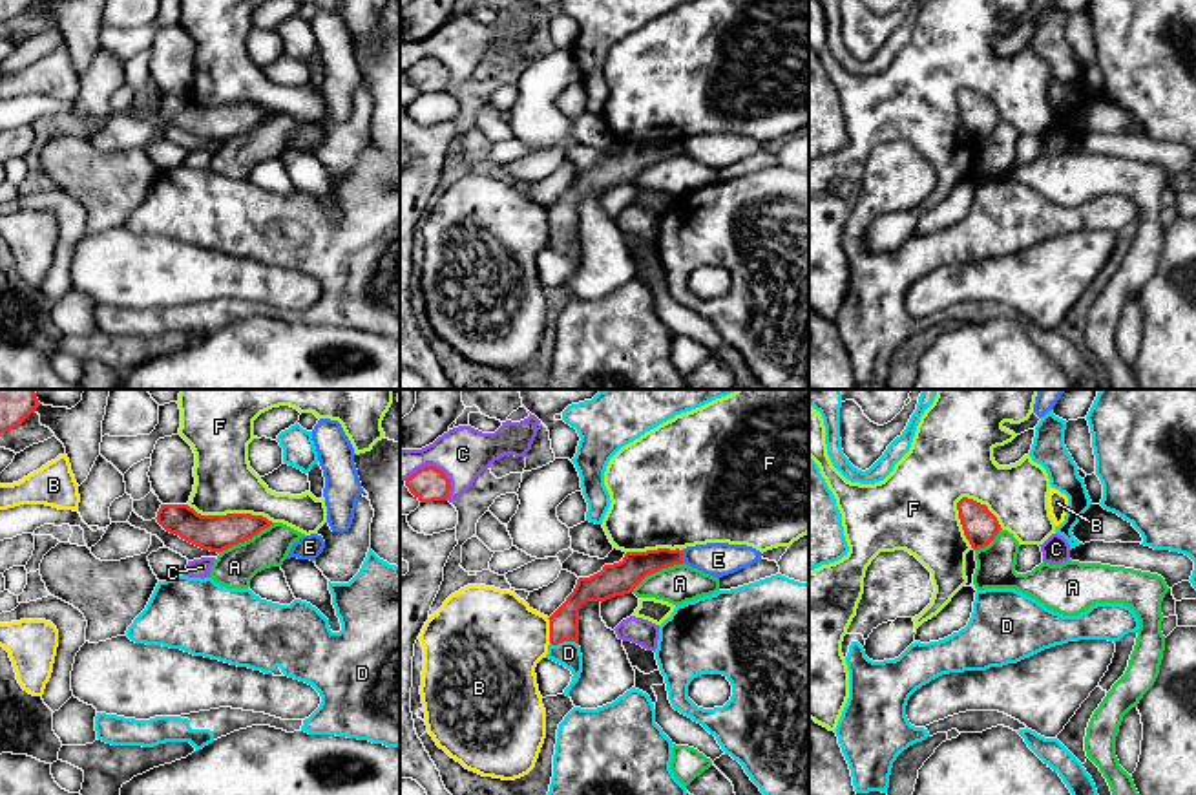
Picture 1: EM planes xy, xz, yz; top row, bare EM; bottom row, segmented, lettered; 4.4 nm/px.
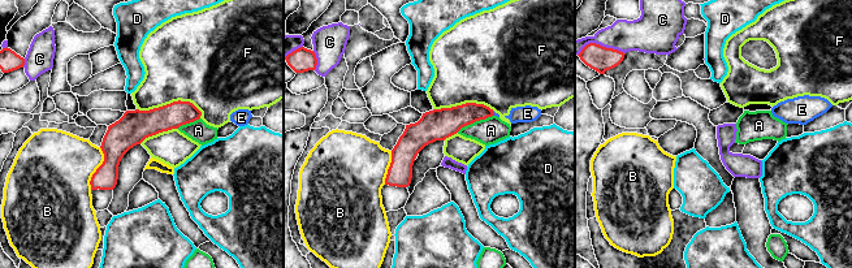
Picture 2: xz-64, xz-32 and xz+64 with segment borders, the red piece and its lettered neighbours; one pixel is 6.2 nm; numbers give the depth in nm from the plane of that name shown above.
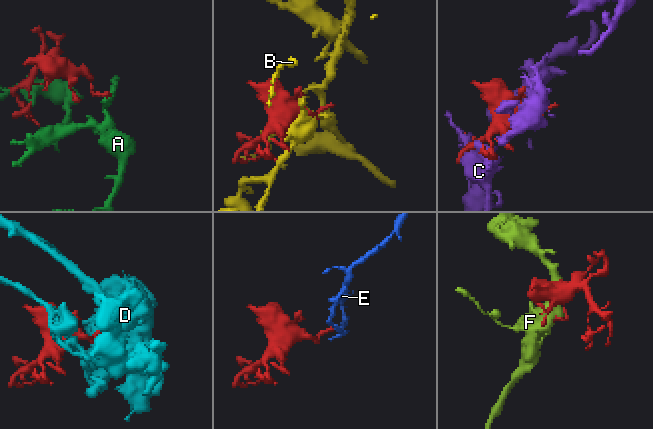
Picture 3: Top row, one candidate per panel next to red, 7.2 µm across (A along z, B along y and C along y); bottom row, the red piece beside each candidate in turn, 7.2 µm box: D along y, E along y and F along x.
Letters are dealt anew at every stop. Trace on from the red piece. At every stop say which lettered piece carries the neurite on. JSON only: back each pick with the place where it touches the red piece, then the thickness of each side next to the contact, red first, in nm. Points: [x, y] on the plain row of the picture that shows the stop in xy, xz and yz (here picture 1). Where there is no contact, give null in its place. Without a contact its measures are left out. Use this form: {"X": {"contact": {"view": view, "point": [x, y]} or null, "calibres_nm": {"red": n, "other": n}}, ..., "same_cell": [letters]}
{"same_cell": []}

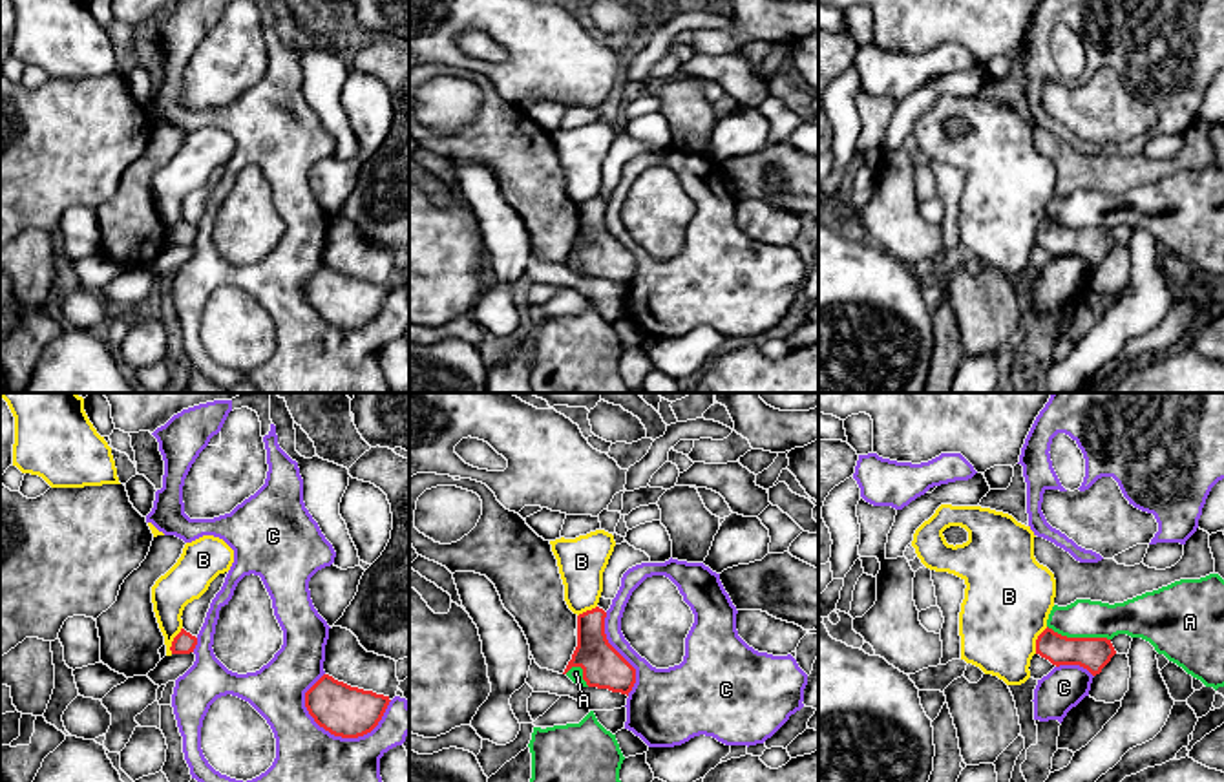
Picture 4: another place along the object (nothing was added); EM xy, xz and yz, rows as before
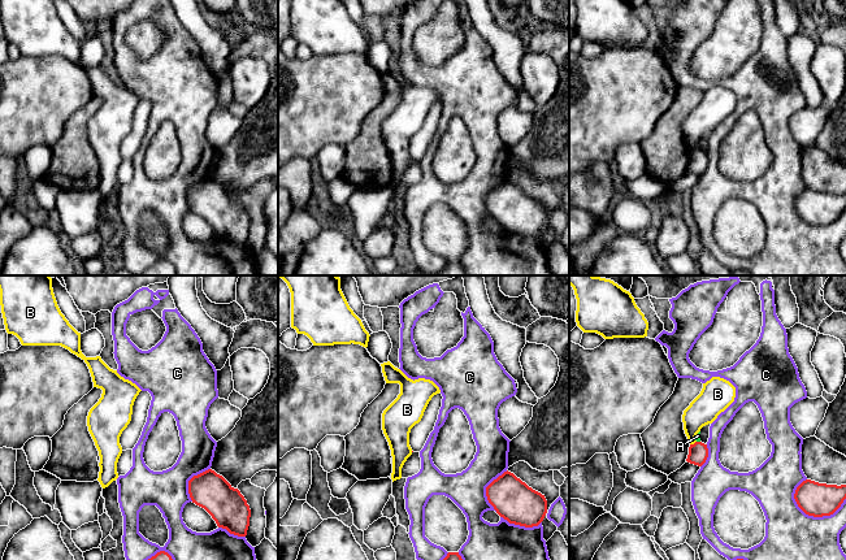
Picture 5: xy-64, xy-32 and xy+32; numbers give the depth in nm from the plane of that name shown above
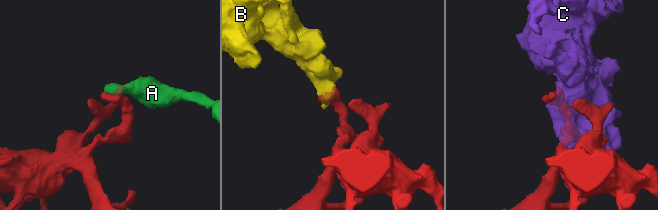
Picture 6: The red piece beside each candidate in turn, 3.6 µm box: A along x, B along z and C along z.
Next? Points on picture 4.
{"same_cell": []}

